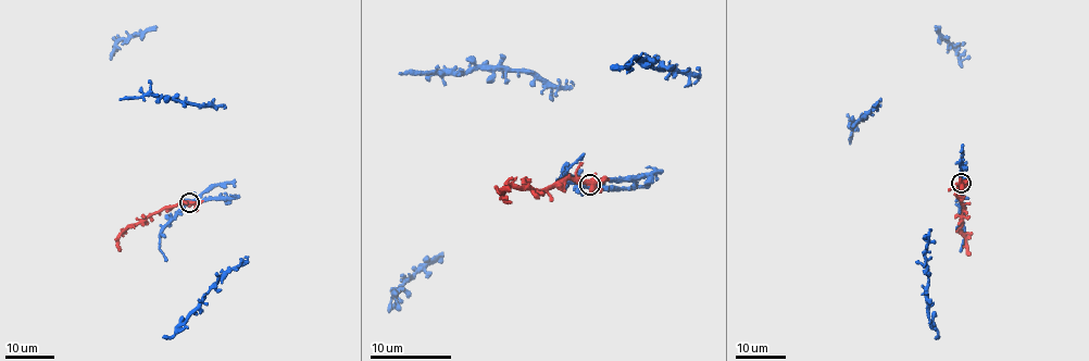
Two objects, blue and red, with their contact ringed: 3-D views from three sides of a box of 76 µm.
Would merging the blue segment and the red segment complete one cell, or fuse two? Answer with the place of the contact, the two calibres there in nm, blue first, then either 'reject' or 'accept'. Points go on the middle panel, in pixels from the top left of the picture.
place (589, 185); calibres 320 and 400 nm; accept

